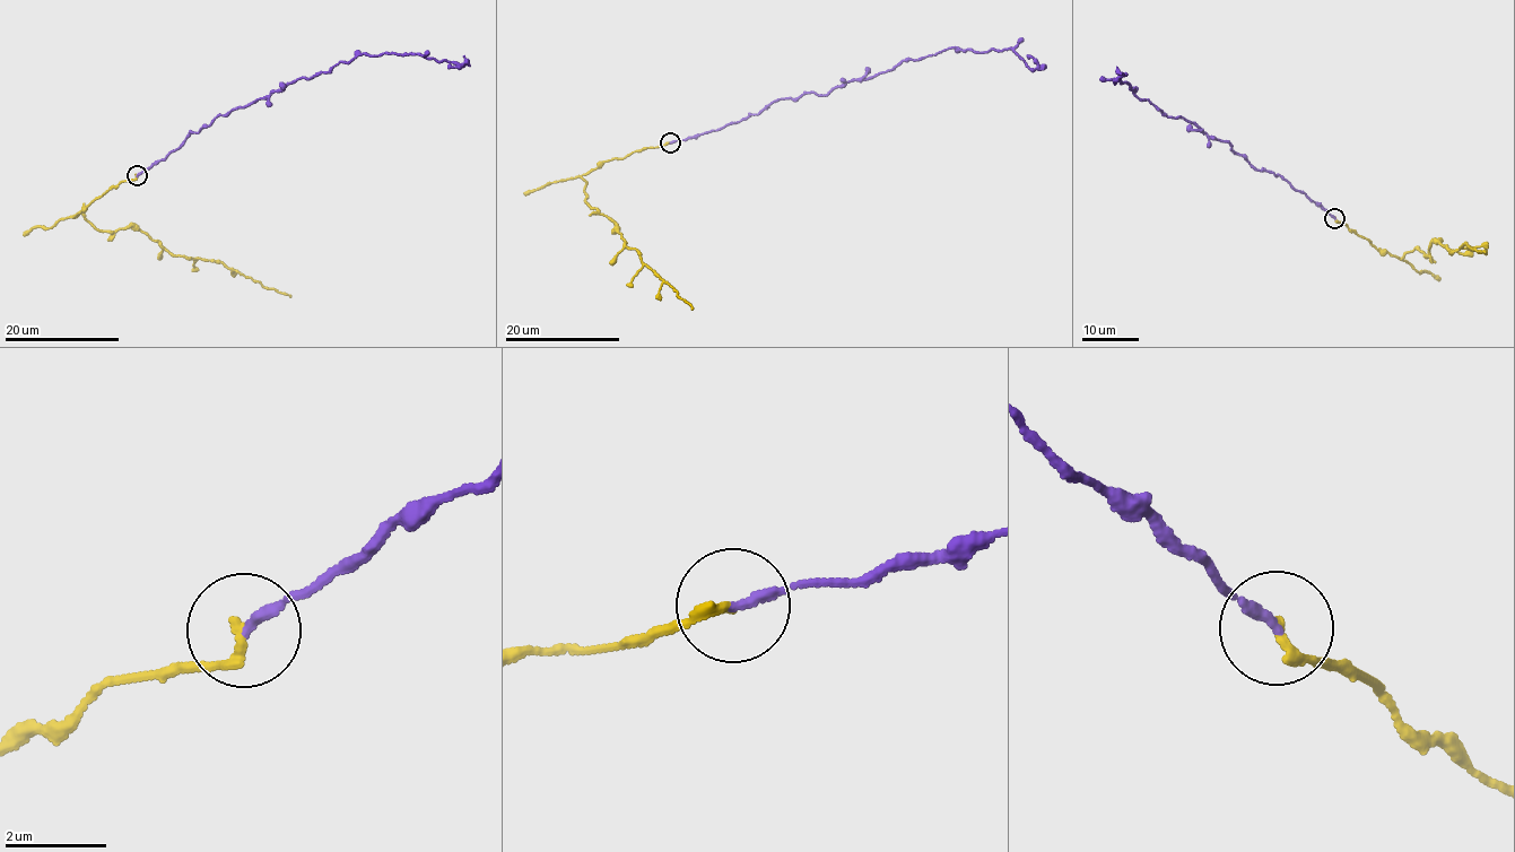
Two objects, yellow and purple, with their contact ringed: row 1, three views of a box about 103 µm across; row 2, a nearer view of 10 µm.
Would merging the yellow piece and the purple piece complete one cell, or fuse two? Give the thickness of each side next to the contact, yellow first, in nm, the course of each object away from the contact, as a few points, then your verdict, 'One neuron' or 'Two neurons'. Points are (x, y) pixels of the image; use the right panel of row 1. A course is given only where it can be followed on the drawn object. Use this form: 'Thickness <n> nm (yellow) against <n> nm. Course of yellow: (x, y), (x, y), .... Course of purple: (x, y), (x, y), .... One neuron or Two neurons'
Thickness 200 nm (yellow) against 180 nm. Course of yellow: (1334, 217), (1400, 259), (1413, 250), (1426, 258), (1437, 241), (1450, 253), (1464, 242), (1485, 252). Course of purple: (1334, 217), (1279, 175), (1256, 170), (1226, 141), (1140, 100), (1129, 84), (1113, 78), (1124, 75), (1115, 80). One neuron

